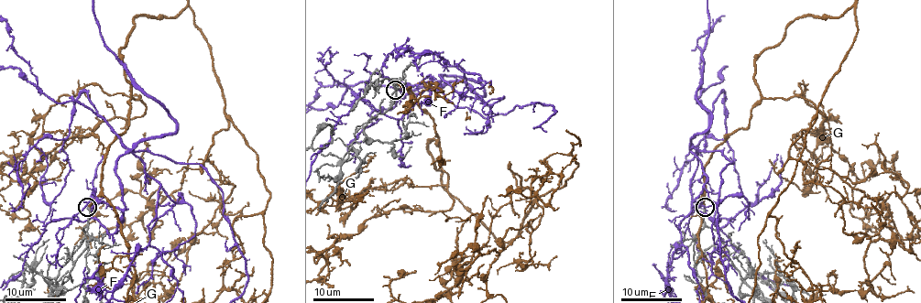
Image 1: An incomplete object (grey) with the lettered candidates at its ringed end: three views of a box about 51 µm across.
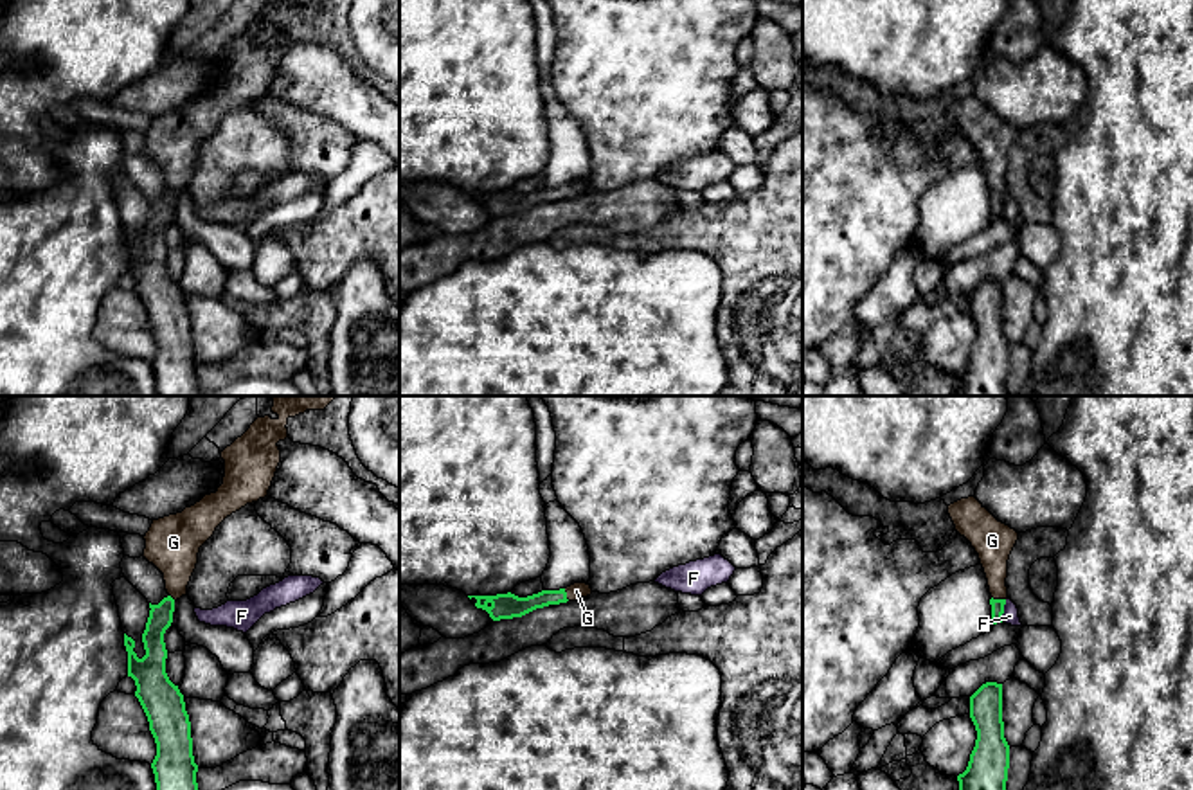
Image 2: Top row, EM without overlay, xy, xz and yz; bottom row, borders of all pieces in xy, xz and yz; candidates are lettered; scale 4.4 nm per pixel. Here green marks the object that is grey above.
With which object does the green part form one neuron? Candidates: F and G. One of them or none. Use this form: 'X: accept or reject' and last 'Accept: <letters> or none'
F: reject
G: reject
Accept: none

